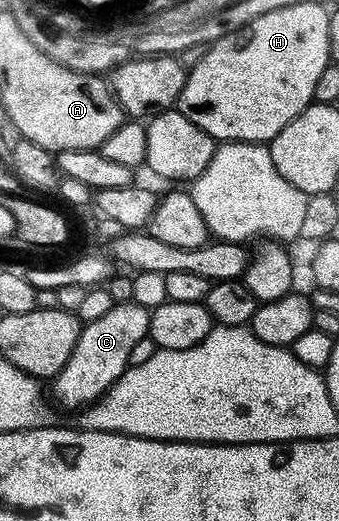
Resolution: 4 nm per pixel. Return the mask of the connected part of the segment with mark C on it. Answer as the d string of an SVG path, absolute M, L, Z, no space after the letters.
M119 302L113 305L99 320L91 320L81 327L79 344L75 344L75 352L71 352L71 360L52 379L52 401L66 406L69 410L80 411L92 406L98 398L102 398L119 380L124 370L128 370L131 348L139 344L139 340L147 337L149 332L149 310L139 304Z

